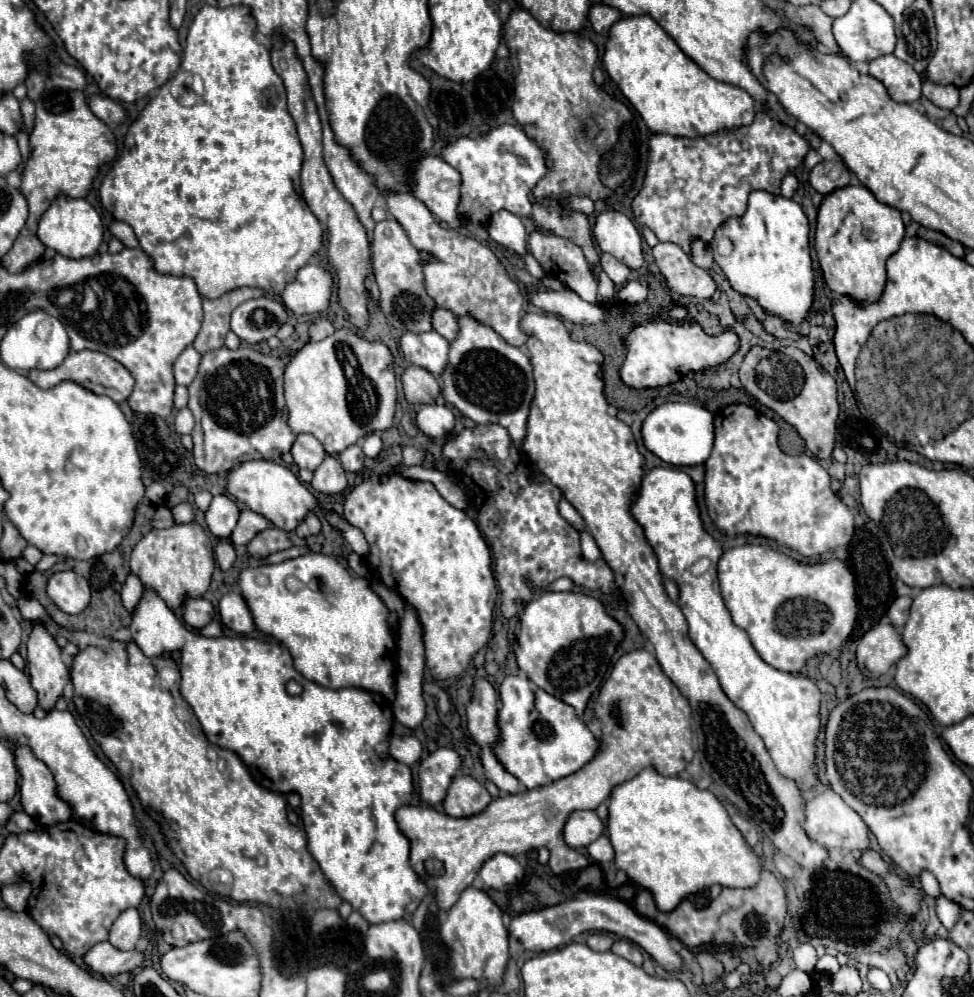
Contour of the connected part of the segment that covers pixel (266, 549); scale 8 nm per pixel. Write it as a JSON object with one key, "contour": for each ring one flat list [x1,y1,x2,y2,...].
{"contour":[[268,528,264,532,260,532,250,544,248,544,248,554,254,556,254,558,266,558,274,552,280,552,280,550,288,550,292,548,292,542,290,538,286,536,284,530,278,530,278,528]]}

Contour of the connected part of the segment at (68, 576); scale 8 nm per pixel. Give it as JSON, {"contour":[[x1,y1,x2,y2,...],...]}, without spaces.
{"contour":[[72,570,52,574,46,592,56,602,56,606,66,614,78,614,90,602,88,582]]}

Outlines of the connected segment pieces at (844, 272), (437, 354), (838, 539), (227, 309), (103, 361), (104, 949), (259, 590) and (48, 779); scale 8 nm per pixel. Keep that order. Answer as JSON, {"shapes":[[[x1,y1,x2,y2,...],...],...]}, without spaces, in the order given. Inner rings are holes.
{"shapes":[[[846,186,828,194,818,210,816,254,824,280,836,296,848,296,856,304,880,300,886,284,886,260,904,238,904,222,896,208,874,198,864,186]],[[404,332,400,338,404,358,414,366,426,368,434,376,440,376,444,372,444,366,448,366,448,346,450,342,438,332]],[[732,404,732,406,728,406,728,408,724,408,722,412,716,414,714,426,716,426,716,440,714,440,714,450,712,450,710,458,706,460,706,478,704,478,704,482,706,482,706,506,708,506,708,512,710,512,710,518,714,520,714,524,722,532,726,532,730,536,736,536,736,534,760,534,760,536,776,540,782,546,798,550,802,556,818,556,818,554,824,554,828,550,834,550,838,546,846,546,850,542,850,538,854,534,854,516,848,510,848,506,830,490,830,474,818,464,818,460,814,460,810,456,788,456,788,454,784,454,780,450,780,446,778,446,778,424,774,420,766,418,764,414,756,412,750,406]],[[236,288,236,290,230,290,228,294,222,294,220,298,214,298,214,300,204,300,202,306,204,306,204,320,202,320,202,328,200,328,200,334,196,336,194,340,194,348,200,352,200,354,206,354,210,350,216,350,216,348,222,348,224,346,224,338,230,330,230,314,232,310,250,300,250,298,260,298,264,296,264,290,260,288]],[[82,350,82,352,70,352,66,356,66,360,62,362,62,366,54,368,54,370,28,370,26,376,30,378,30,382,34,382,36,386,40,386,42,390,48,390,64,380,76,382,80,386,84,386,86,390,94,392,94,394,104,394,110,396,114,402,122,402,132,394,134,388,134,378,132,374,114,358,108,358,102,352,92,352,92,350]],[[100,942,84,956,84,962,94,974,118,976,142,966,144,954,140,950,116,950,110,942]],[[308,552,300,558,286,560,280,564,246,568,240,572,238,586,242,590,242,596,248,602,248,608,252,610,256,626,264,634,274,636,278,642,282,642,290,650,294,666,304,678,332,690,338,690,344,686,356,686,360,690,384,694,388,700,394,700,396,638,394,638,394,630,388,624,388,608,384,606,380,596,372,590,366,578,350,574,348,568,344,568,332,556,321,552],[288,576,300,582,298,588,296,584,292,584,292,592,288,592,284,584]],[[14,744,14,760,16,760,18,774,22,778,22,782,20,782,20,794,22,794,24,812,30,814,40,826,52,826,52,824,66,822,70,818,72,810,70,810,70,806,66,802,62,802,56,796,56,782,54,782,52,772,48,770,48,766,34,756,34,752,32,752,30,746,24,746,24,744]]]}

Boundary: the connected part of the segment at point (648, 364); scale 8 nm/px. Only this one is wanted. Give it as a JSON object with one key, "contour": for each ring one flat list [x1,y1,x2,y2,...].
{"contour":[[654,320,636,326,624,342,628,346,628,352,620,368,620,376,626,386,636,390,672,384,678,380,678,374,686,376,690,372,698,372,700,366,710,368,714,364,726,362,738,350,738,336,734,332,706,336,706,332,700,326,674,326,666,320]]}

